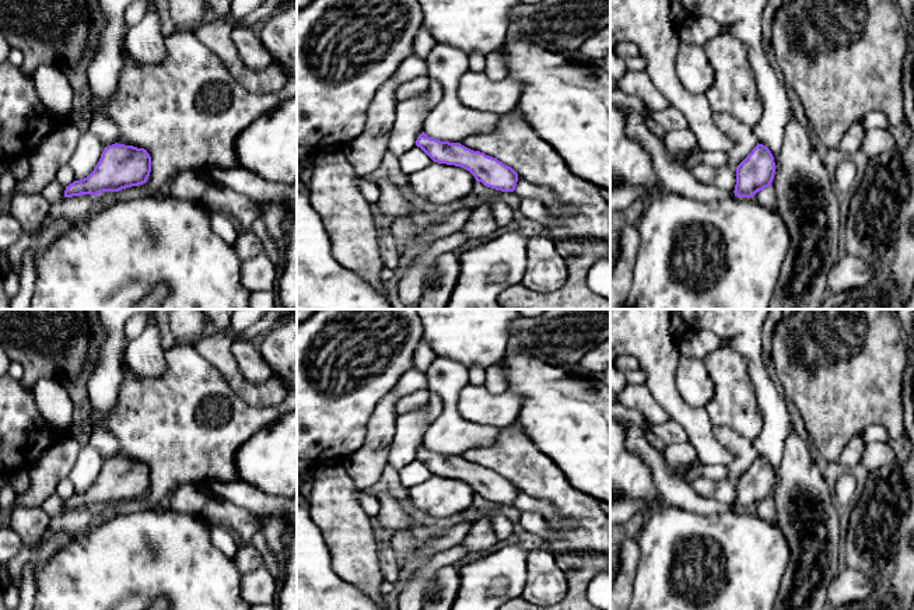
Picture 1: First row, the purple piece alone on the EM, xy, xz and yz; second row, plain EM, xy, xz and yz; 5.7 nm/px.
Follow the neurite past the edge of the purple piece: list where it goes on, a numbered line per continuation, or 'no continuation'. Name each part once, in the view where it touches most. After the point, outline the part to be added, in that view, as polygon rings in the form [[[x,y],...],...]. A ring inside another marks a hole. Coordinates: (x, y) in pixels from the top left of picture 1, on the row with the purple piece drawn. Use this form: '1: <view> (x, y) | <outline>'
no continuation

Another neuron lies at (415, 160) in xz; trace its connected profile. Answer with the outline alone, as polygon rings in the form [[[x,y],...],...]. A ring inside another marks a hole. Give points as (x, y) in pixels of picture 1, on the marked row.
[[[417,146],[412,147],[407,152],[399,157],[400,168],[406,175],[427,168],[434,161]]]

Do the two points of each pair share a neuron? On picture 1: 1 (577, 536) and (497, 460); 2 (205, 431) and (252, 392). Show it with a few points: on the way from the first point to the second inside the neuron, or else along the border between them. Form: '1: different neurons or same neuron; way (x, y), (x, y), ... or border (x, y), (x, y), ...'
1: same neuron; way (575, 511), (522, 462)
2: different neurons; border (221, 375), (248, 405), (275, 406)

